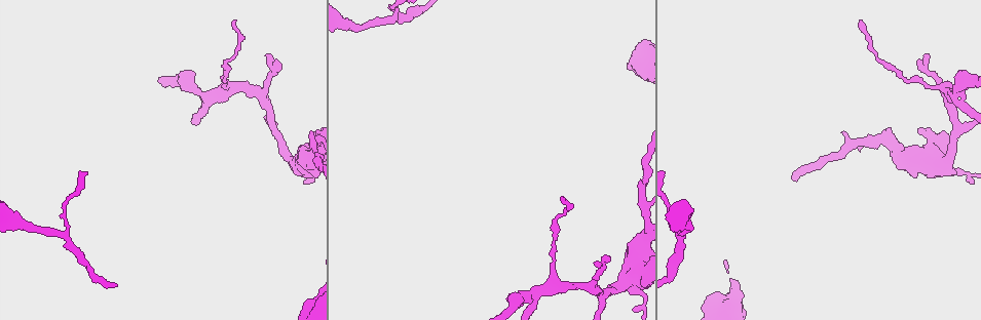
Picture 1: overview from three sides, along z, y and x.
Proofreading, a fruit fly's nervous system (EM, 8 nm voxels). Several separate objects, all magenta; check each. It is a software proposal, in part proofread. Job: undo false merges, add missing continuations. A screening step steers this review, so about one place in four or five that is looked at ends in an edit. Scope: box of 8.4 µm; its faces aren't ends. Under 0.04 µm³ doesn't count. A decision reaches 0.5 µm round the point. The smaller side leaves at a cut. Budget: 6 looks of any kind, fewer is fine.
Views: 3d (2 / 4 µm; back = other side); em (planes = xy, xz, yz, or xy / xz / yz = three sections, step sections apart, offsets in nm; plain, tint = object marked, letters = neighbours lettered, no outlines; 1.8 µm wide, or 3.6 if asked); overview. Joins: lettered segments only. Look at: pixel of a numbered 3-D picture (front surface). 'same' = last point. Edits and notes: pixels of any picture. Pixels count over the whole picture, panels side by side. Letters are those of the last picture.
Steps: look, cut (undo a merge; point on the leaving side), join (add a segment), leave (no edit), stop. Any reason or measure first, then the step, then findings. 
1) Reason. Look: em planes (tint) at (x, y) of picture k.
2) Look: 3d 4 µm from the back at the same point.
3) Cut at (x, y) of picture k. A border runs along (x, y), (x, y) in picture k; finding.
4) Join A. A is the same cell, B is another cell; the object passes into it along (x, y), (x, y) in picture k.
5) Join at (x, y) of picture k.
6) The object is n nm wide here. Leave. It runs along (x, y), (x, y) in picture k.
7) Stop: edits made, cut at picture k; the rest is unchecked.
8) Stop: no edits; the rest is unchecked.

Thick turns thin. Look: 3d 4 µm from the back at (347, 23) of picture 1.

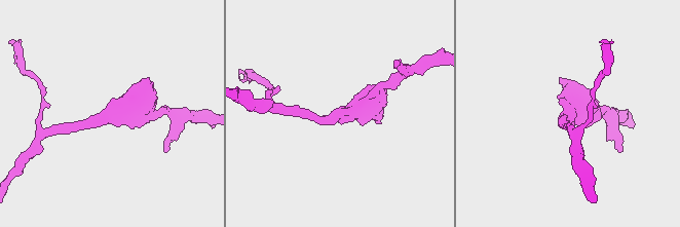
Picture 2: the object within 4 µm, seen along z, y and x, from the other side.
The arms are 180, 460 nm wide; now the EM. Look: em yz step 16 (tint) at (341, 109) of picture 2.

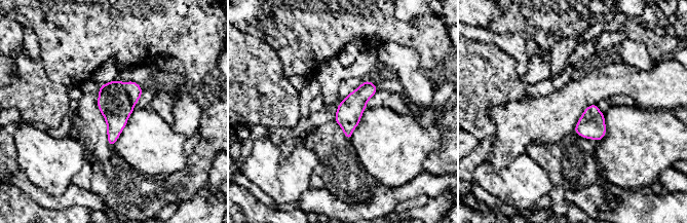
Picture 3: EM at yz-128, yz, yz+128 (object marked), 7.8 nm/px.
Look: em yz step 16 (letters) at the same point.

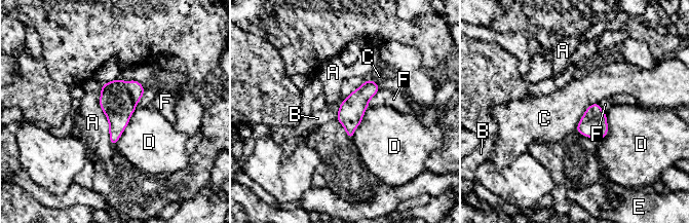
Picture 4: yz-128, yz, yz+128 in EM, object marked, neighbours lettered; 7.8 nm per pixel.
Leave. A, B, C, D, E and F are other cells; one cell here.

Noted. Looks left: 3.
Tapers out. Look: em xy step 8 (letters) at (861, 21) of picture 1.

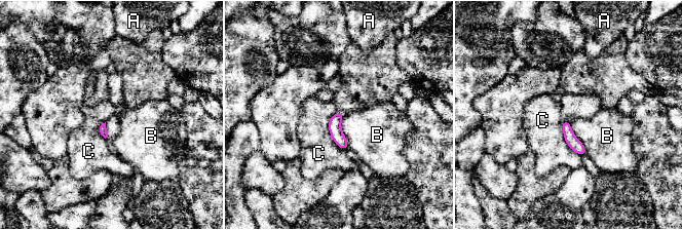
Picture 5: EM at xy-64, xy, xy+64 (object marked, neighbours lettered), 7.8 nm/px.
The longest contact is with C, 320 nm. Leave. A, B and C are other cells; a border runs along (337, 111), (329, 132), (345, 150) in picture 5; none of them fits.

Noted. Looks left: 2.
Three arms meet. Look: em xy step 16 (tint) at (540, 291) of picture 1.

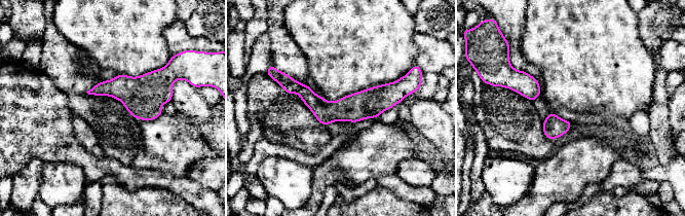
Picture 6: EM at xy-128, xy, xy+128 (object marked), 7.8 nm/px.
What lies round it. Look: em xy step 16 (letters) at the same point.

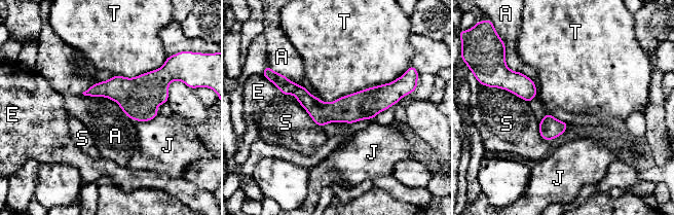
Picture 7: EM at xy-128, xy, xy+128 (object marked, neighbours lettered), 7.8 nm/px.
The object is 30 nm wide here. Leave. A, E, J, S and T are other cells; it runs along (281, 84), (316, 109), (398, 97) in picture 7; one cell here.

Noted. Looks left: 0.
Stop: no edits; the rest is unchecked.

